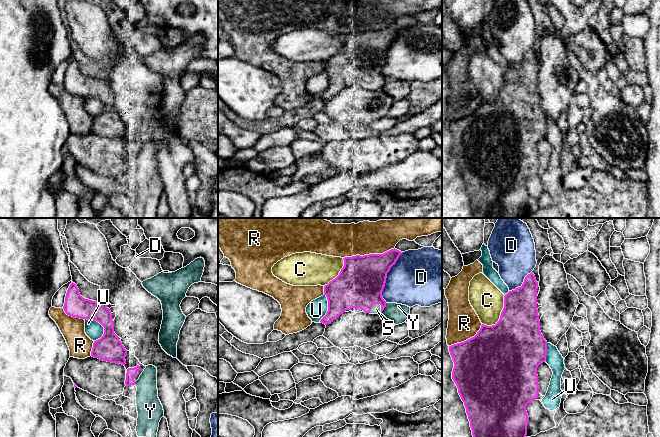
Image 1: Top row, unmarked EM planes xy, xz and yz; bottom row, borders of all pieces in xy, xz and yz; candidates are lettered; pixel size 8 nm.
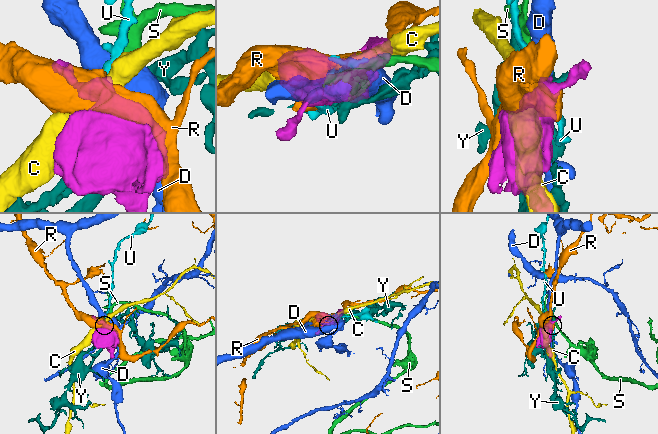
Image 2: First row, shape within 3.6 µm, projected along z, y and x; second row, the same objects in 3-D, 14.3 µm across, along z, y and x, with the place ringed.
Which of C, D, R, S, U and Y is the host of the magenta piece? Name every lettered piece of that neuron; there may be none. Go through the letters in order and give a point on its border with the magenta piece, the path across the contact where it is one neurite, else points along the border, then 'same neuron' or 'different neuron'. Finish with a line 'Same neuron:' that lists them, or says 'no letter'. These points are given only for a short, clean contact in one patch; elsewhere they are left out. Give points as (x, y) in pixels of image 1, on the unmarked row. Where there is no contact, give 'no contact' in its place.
C: contact yz (500, 92); different neuron
D: contact xz (386, 53); different neuron
R: contact xz (369, 30); different neuron
S: contact xz (372, 81); same neuron
U: contact xy (100, 99); different neuron
Y: contact xz (384, 83); different neuron
Same neuron: S

